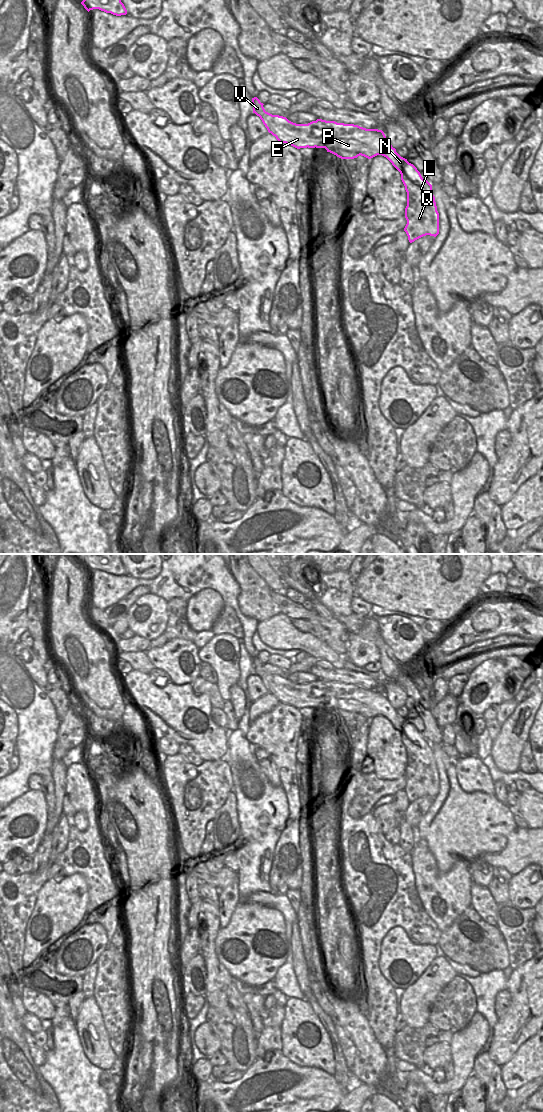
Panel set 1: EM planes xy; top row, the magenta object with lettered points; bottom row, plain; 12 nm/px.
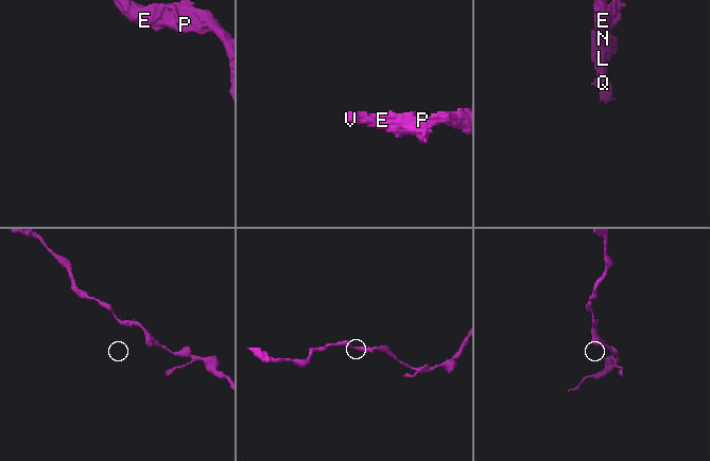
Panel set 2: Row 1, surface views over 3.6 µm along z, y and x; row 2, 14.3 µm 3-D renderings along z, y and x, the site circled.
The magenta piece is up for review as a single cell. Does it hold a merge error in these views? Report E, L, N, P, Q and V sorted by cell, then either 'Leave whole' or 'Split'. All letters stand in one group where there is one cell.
Groups: E L N P Q V. Leave whole.

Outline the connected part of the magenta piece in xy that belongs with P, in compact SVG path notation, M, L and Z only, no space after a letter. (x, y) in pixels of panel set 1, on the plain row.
M257 657L252 658L252 664L253 673L260 677L268 692L280 703L297 709L325 708L341 719L354 719L360 715L368 719L377 715L386 717L400 732L407 752L404 791L409 802L439 794L439 773L432 745L422 738L413 724L396 712L382 690L322 679L296 684L286 677L266 672Z

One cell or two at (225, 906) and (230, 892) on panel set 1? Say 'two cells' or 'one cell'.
one cell

